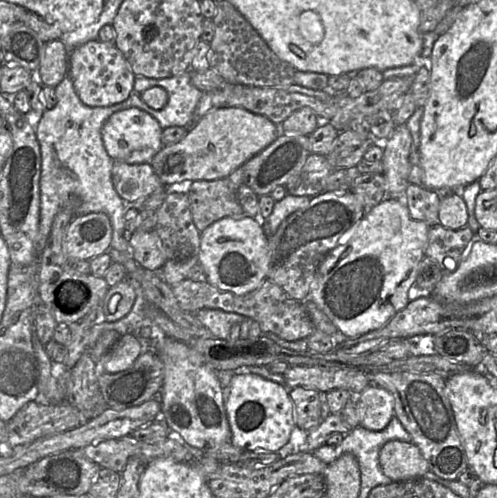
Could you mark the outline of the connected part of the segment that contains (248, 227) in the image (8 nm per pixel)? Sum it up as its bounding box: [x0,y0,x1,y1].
[198,214,269,295]

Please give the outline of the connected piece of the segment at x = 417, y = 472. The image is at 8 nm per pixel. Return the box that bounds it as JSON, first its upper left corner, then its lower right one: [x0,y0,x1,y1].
[379,440,429,482]

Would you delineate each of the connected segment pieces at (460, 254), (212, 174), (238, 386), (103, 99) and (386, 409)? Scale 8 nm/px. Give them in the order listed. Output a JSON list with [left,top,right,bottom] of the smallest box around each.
[[425,224,475,274],[150,107,280,186],[224,373,296,453],[68,40,135,107],[356,384,395,430]]

